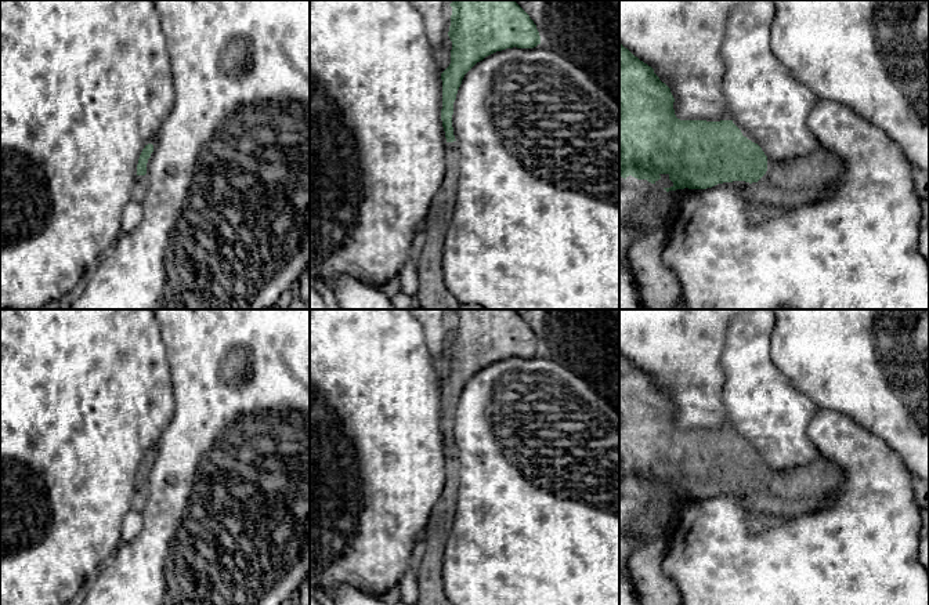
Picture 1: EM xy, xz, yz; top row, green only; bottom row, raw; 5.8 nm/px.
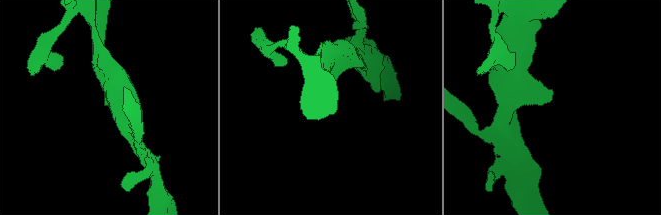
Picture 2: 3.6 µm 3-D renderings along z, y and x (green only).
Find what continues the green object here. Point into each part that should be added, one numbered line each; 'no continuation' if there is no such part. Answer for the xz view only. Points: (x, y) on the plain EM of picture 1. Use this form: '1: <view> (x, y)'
1: xz (429, 565)

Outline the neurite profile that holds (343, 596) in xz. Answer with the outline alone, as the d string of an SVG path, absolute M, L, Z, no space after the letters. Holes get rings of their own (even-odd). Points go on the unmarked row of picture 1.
M348 586L339 587L328 595L335 605L386 605L380 598L366 595Z

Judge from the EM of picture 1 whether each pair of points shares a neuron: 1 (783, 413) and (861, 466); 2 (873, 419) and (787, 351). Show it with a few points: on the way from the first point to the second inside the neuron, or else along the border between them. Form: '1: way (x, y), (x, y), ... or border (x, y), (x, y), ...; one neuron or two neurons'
1: border (814, 406), (808, 437), (821, 459); two neurons
2: way (852, 398), (808, 354); one neuron

